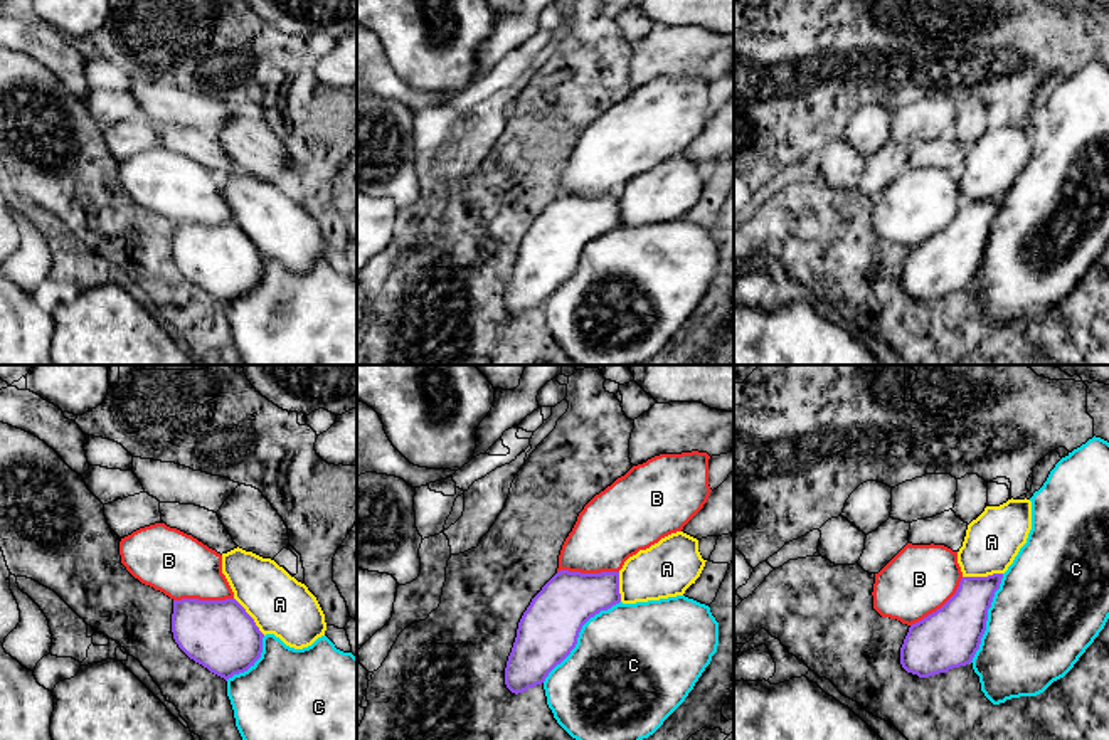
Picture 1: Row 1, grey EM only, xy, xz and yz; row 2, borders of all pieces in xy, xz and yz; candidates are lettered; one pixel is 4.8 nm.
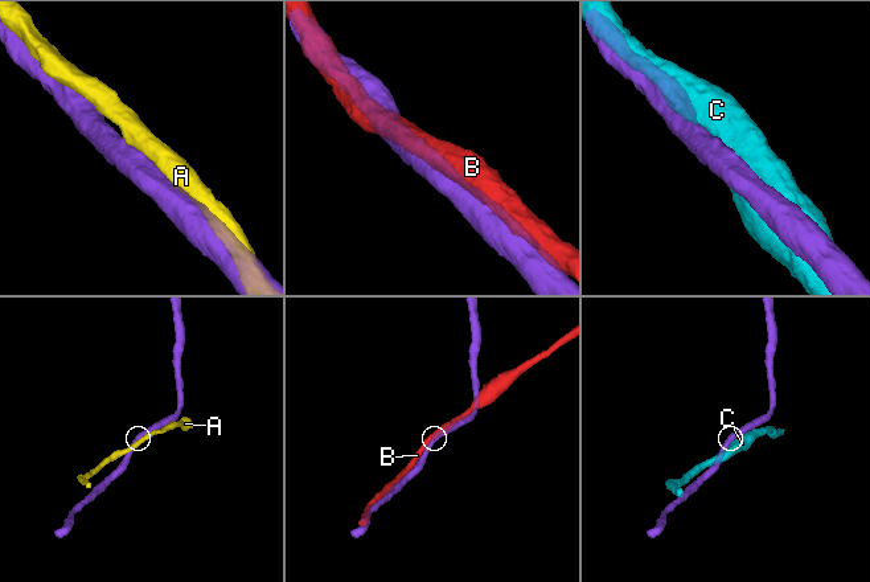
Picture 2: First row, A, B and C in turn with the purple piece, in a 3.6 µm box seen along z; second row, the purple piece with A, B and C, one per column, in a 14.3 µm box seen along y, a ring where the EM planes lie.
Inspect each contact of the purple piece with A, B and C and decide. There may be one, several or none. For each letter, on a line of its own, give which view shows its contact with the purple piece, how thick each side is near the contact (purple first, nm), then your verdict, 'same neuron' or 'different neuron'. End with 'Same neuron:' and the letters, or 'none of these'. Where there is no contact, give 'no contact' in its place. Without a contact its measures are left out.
A: yz | 240/260 nm | different neuron
B: xz | 280/320 nm | same neuron
C: xz | 280/480 nm | different neuron
Same neuron: B

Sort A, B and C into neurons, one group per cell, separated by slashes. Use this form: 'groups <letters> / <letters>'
groups A C / B

